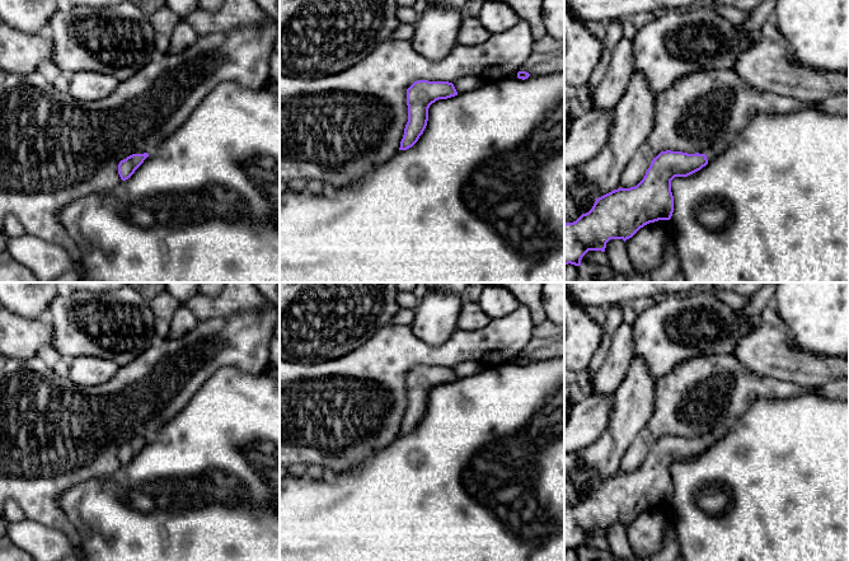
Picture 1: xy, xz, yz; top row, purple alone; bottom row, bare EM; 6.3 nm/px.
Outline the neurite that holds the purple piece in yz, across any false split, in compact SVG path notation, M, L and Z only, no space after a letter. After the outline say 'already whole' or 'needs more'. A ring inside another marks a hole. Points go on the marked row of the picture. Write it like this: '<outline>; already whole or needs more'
M728 137L717 139L713 145L695 154L683 151L661 151L653 158L643 179L634 187L618 188L596 198L592 209L582 214L576 221L564 224L564 266L571 263L581 266L582 257L588 251L605 252L610 239L632 238L641 228L658 220L670 220L674 212L674 196L671 181L675 177L688 177L709 162L728 146Z; needs more

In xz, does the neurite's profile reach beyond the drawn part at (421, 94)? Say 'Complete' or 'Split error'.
Complete

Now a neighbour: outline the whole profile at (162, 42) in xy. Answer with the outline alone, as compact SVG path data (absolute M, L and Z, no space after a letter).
M160 33L155 34L155 50L158 55L166 53L166 51L169 50L169 45L170 45L169 37Z

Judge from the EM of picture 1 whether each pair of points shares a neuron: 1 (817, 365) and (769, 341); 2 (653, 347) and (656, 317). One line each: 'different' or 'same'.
1: same
2: same

